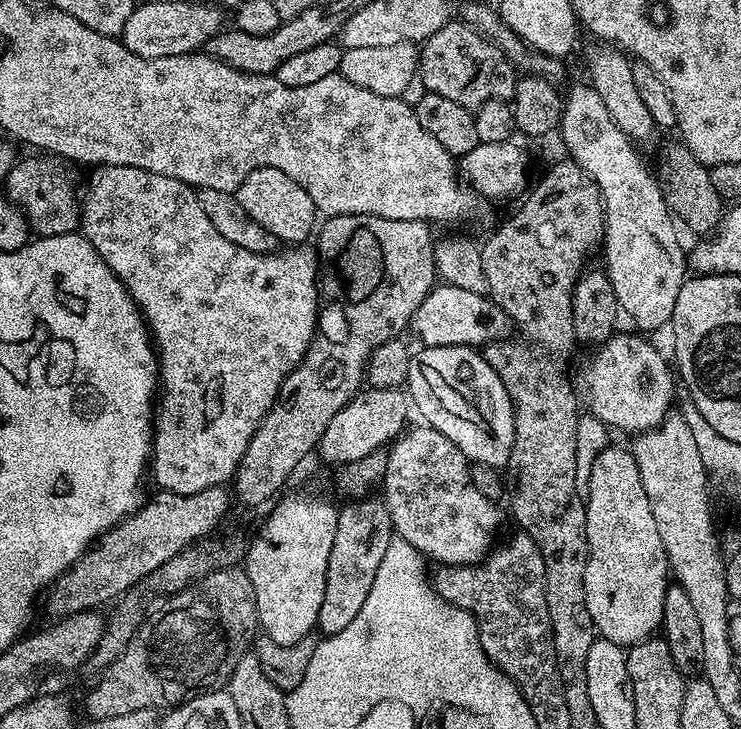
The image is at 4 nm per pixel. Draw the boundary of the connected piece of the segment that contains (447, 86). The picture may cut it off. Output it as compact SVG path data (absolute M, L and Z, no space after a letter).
M449 22L423 41L418 79L424 83L425 92L442 94L442 98L450 98L450 102L458 102L458 106L475 110L491 100L511 101L518 72L495 42L468 24Z

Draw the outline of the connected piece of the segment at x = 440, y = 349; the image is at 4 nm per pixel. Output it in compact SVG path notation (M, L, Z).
M430 346L421 347L412 352L408 371L407 395L411 403L420 411L425 425L450 438L458 450L473 465L486 468L503 469L508 463L514 446L514 418L512 417L512 399L502 382L500 375L490 366L488 356L475 348L466 346Z

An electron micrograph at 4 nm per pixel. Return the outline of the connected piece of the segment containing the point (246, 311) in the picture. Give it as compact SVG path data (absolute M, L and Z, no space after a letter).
M96 166L91 169L92 177L88 180L88 189L82 192L82 211L80 223L82 235L98 250L98 254L110 266L112 273L126 286L132 300L140 309L140 315L148 326L154 351L158 357L158 403L154 408L154 427L152 429L152 454L150 457L150 476L160 483L159 487L174 494L198 494L215 484L227 485L236 475L236 467L242 462L246 448L250 446L250 438L258 430L262 418L271 410L276 395L280 393L282 382L304 360L308 347L318 327L322 301L318 287L318 256L308 246L288 246L283 250L267 252L265 256L250 250L242 250L242 246L234 246L227 238L222 238L218 230L206 218L206 210L202 210L202 202L196 197L197 189L191 184L183 184L180 180L166 178L162 174L154 174L150 170L142 170L134 166Z

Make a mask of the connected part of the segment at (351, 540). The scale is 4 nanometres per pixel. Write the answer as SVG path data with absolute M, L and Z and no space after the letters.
M352 498L347 501L345 508L338 511L338 530L334 530L334 547L330 550L330 562L326 565L326 594L322 597L322 610L318 610L316 628L324 631L325 637L338 634L358 618L358 610L366 603L370 595L370 586L374 586L374 577L378 575L378 565L386 554L386 546L394 538L392 519L388 507L380 498Z

